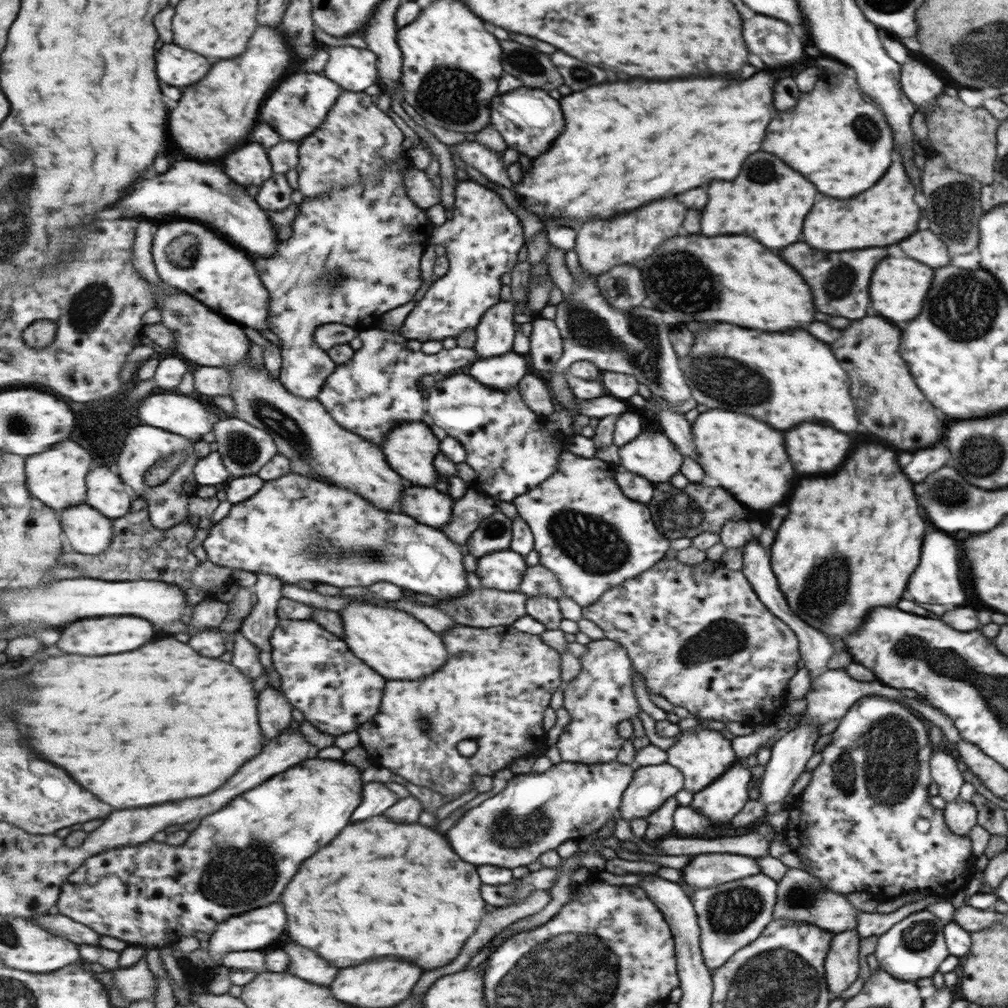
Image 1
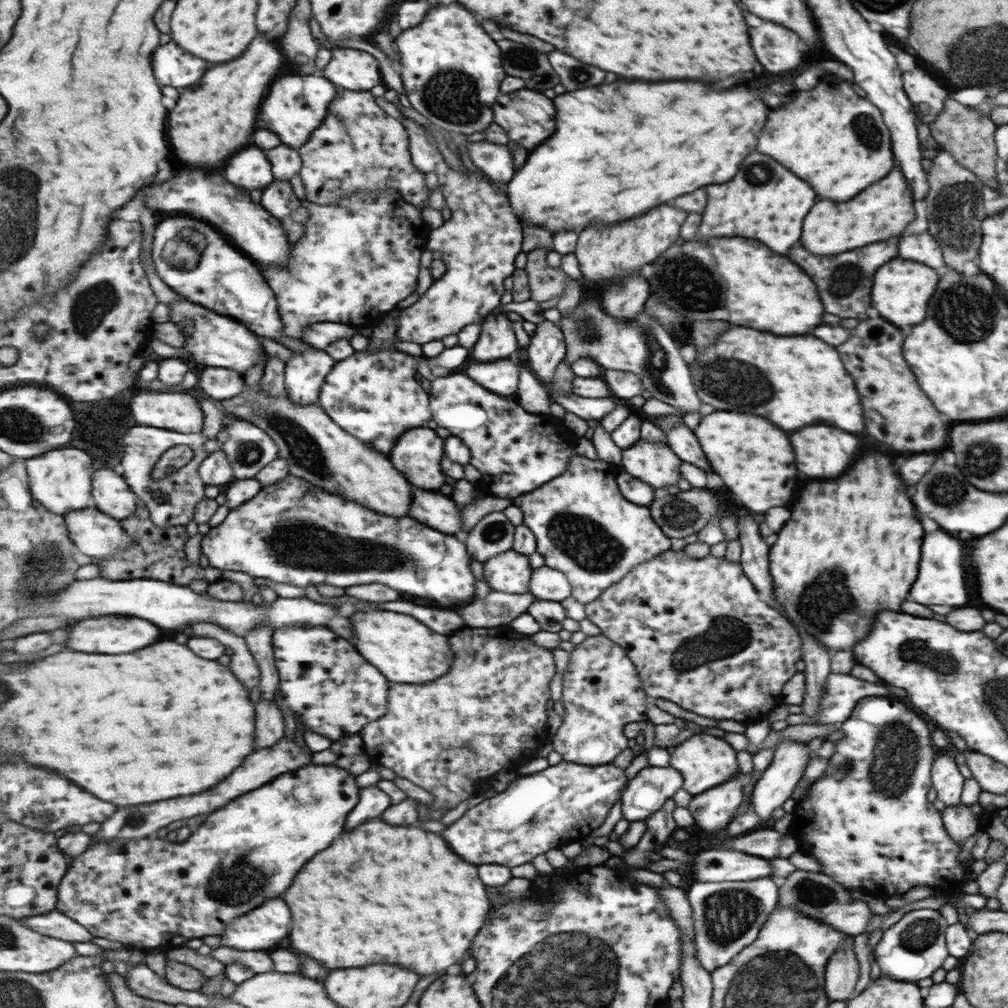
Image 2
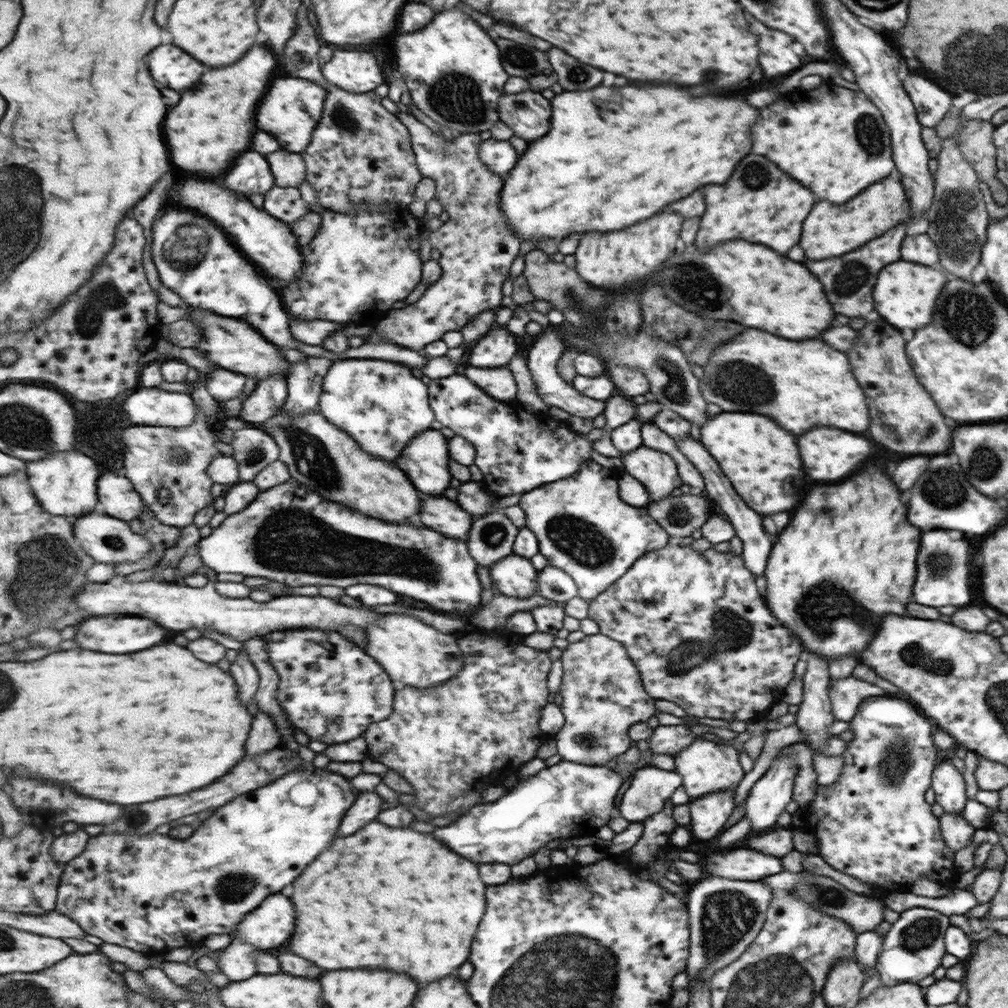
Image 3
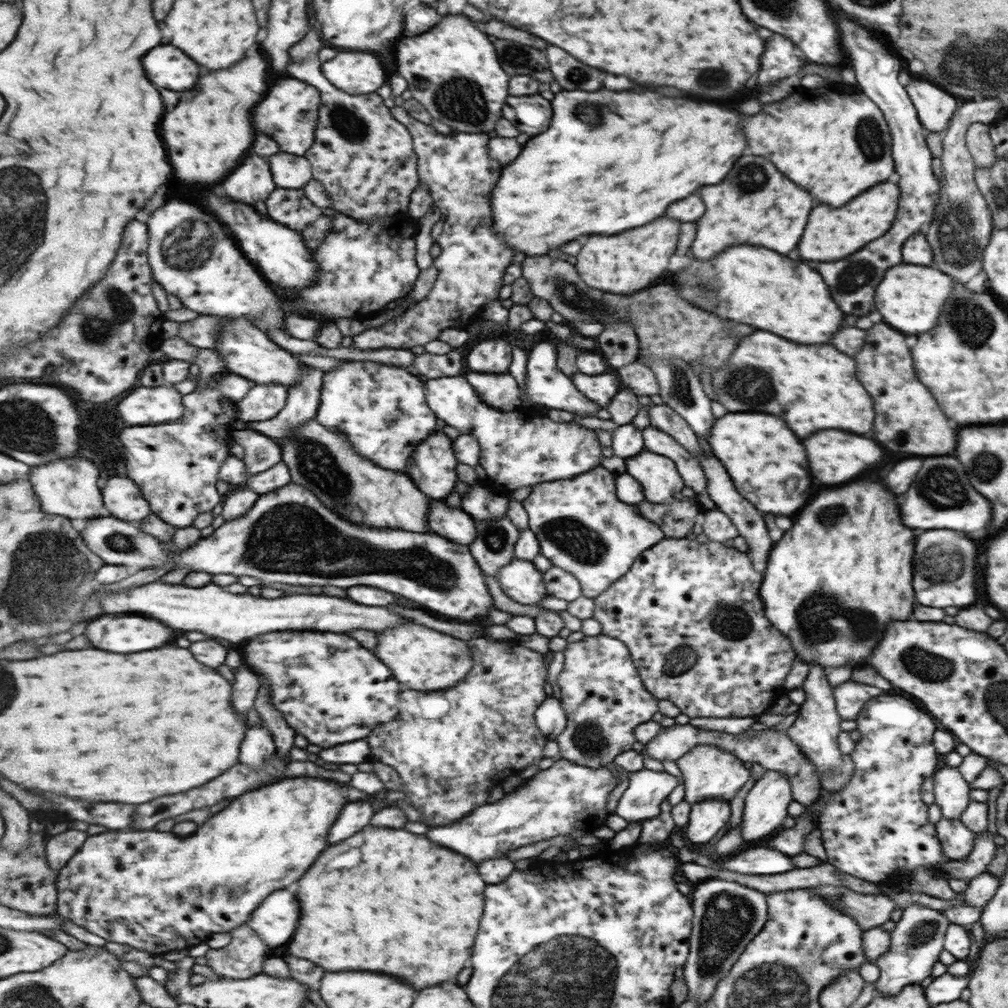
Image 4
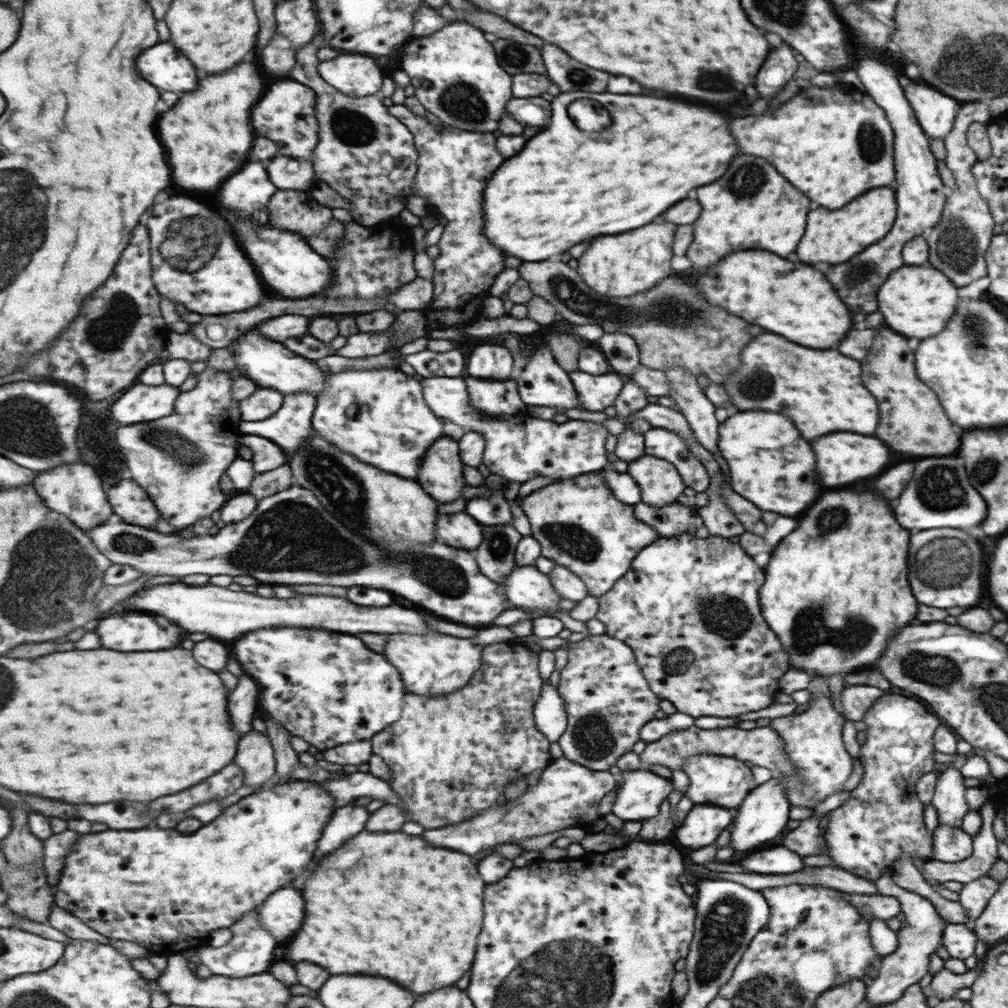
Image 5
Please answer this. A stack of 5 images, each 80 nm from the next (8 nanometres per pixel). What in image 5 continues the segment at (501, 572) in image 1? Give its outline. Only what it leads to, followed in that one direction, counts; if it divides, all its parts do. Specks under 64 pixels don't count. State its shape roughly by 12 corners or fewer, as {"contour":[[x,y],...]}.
{"contour":[[535,565],[503,582],[517,608],[561,611],[561,592]]}

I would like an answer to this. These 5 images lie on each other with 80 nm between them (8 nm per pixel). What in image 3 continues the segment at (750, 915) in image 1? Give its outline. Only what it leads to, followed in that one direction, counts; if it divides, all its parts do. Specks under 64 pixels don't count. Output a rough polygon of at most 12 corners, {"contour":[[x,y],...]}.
{"contour":[[705,878],[687,892],[689,987],[755,939],[774,893]]}

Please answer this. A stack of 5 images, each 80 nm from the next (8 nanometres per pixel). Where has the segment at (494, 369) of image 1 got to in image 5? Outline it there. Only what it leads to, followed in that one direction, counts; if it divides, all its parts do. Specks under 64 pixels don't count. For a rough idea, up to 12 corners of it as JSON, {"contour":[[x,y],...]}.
{"contour":[[468,375],[472,405],[511,418],[527,406],[516,377],[505,382]]}

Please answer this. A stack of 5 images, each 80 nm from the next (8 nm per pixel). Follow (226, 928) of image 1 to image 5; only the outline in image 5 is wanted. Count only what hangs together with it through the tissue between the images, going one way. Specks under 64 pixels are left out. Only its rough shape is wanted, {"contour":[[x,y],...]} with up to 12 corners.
{"contour":[[285,888],[256,911],[282,944],[303,926],[305,898]]}

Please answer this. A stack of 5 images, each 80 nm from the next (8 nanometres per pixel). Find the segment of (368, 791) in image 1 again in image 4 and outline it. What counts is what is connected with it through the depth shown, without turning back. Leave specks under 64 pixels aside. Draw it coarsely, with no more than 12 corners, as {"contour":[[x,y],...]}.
{"contour":[[371,800],[348,804],[329,844],[355,836],[377,812]]}

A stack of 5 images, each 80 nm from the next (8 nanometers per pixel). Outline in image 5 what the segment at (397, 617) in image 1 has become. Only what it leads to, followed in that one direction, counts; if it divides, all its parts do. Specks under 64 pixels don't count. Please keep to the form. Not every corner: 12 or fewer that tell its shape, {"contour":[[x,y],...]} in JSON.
{"contour":[[505,626],[477,638],[391,634],[385,658],[407,690],[435,696],[467,686],[481,646],[512,642]]}

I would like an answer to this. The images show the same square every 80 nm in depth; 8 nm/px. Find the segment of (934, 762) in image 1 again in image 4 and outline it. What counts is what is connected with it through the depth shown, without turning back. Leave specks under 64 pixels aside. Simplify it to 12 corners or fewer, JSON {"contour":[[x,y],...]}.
{"contour":[[955,767],[932,774],[936,806],[945,820],[968,808],[968,782]]}

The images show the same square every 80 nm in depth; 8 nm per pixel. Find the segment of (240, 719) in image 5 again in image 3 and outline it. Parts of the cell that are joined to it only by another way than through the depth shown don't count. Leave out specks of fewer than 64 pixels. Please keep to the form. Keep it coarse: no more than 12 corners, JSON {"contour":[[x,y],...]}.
{"contour":[[209,630],[213,640],[239,651],[231,672],[241,686],[241,698],[251,702],[259,690],[259,672],[245,643]]}

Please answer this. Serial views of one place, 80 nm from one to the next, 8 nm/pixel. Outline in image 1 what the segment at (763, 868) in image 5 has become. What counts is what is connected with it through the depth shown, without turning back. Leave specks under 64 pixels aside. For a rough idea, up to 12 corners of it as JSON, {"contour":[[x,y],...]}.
{"contour":[[699,854],[681,872],[709,888],[761,873],[753,858]]}

